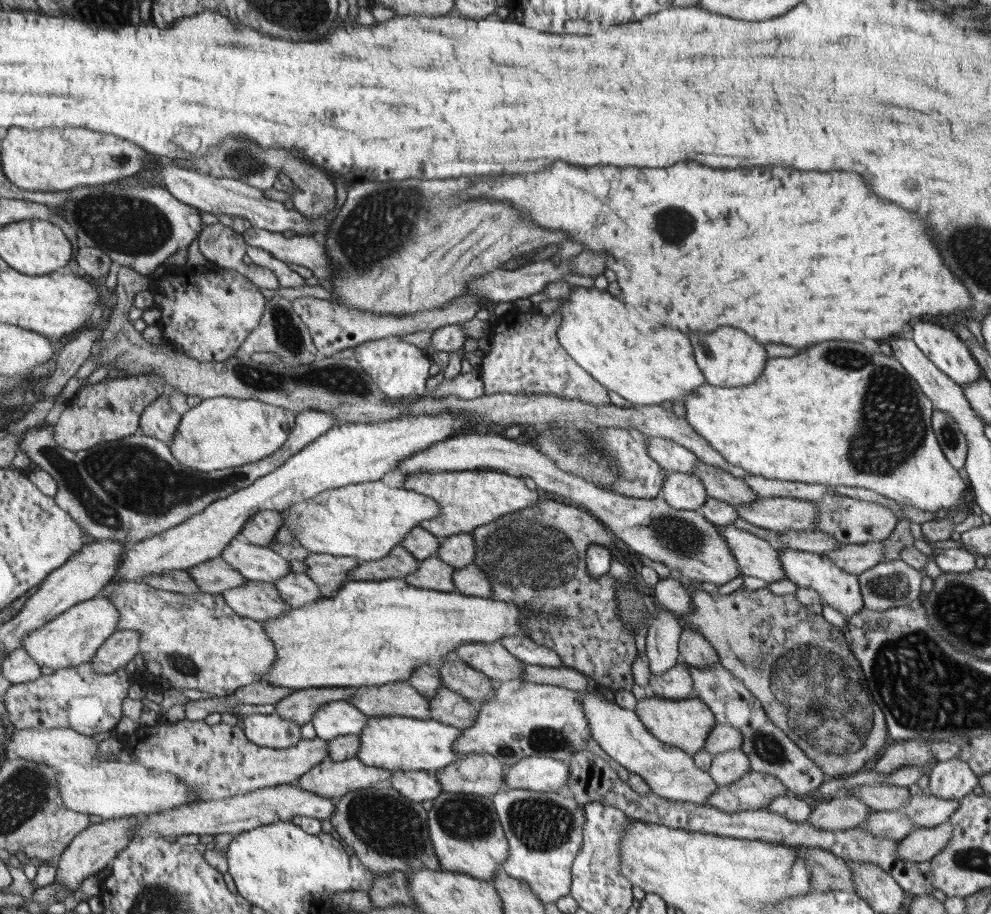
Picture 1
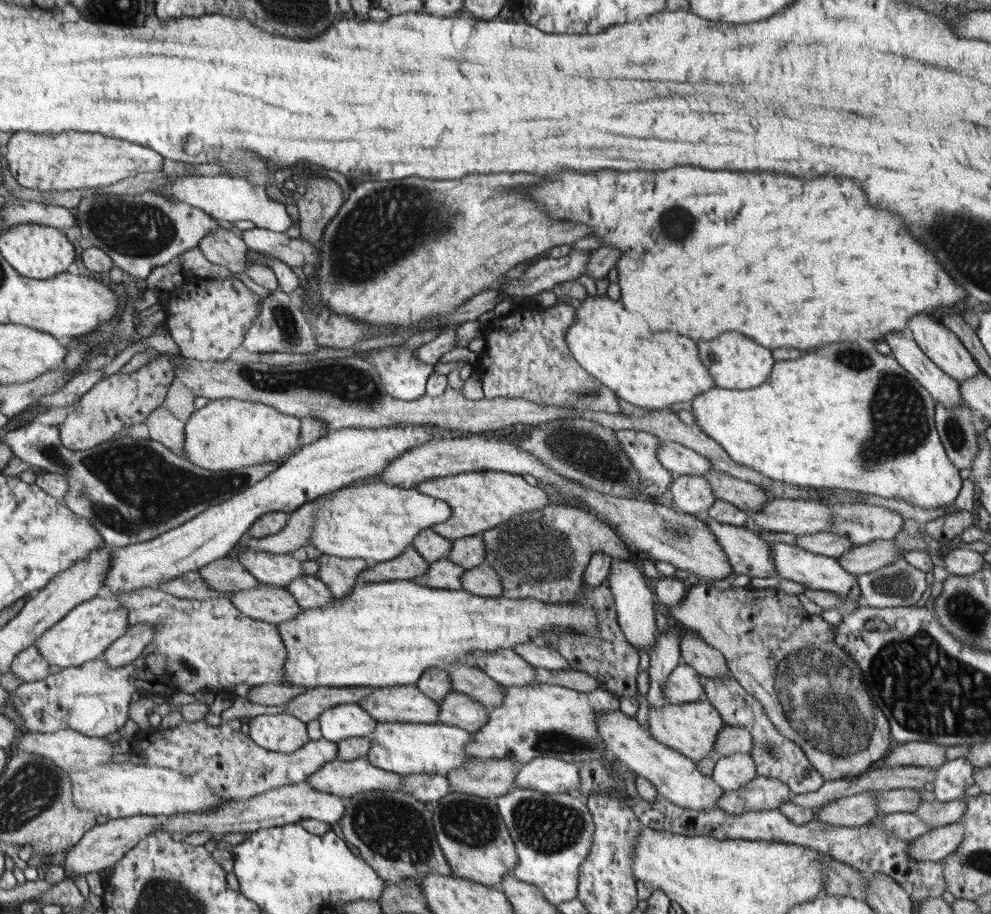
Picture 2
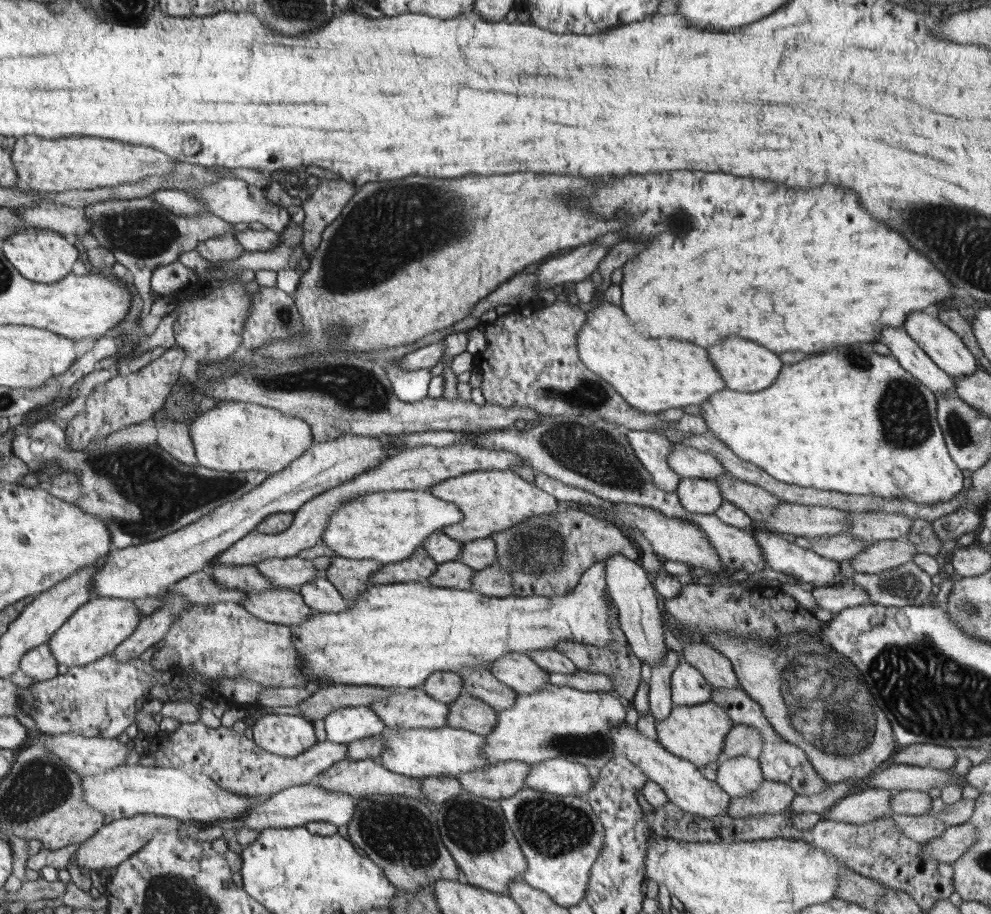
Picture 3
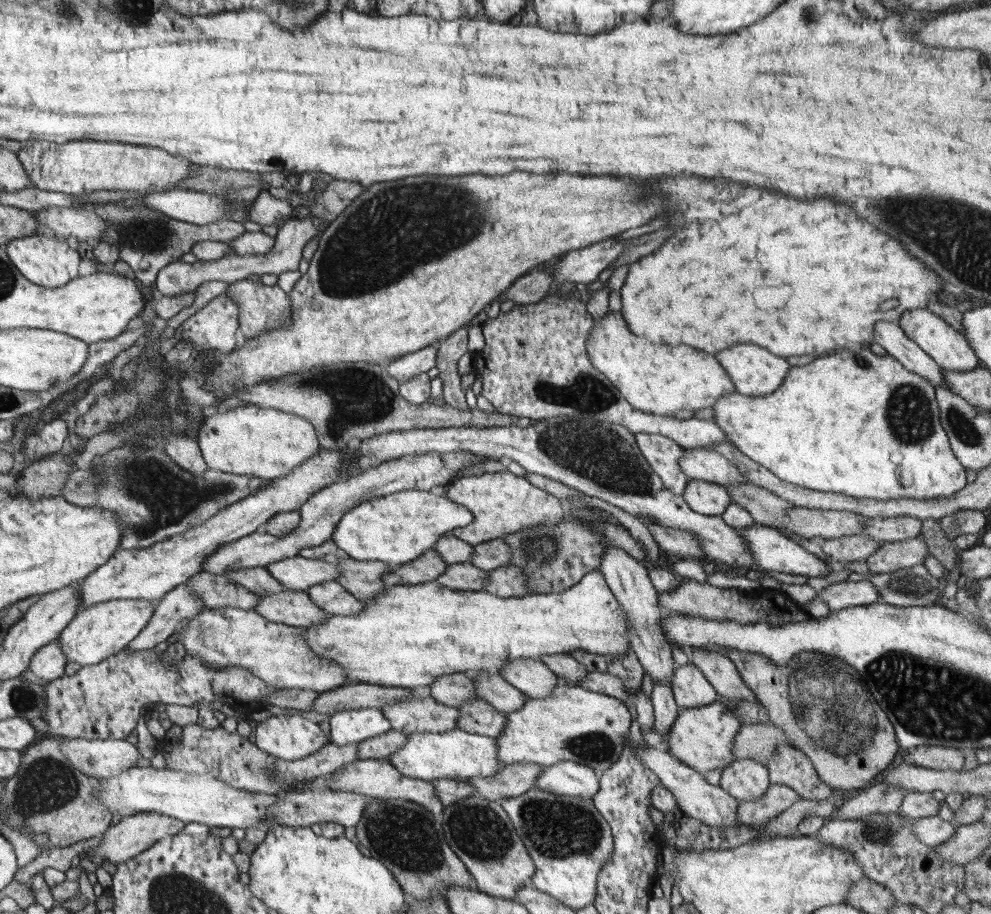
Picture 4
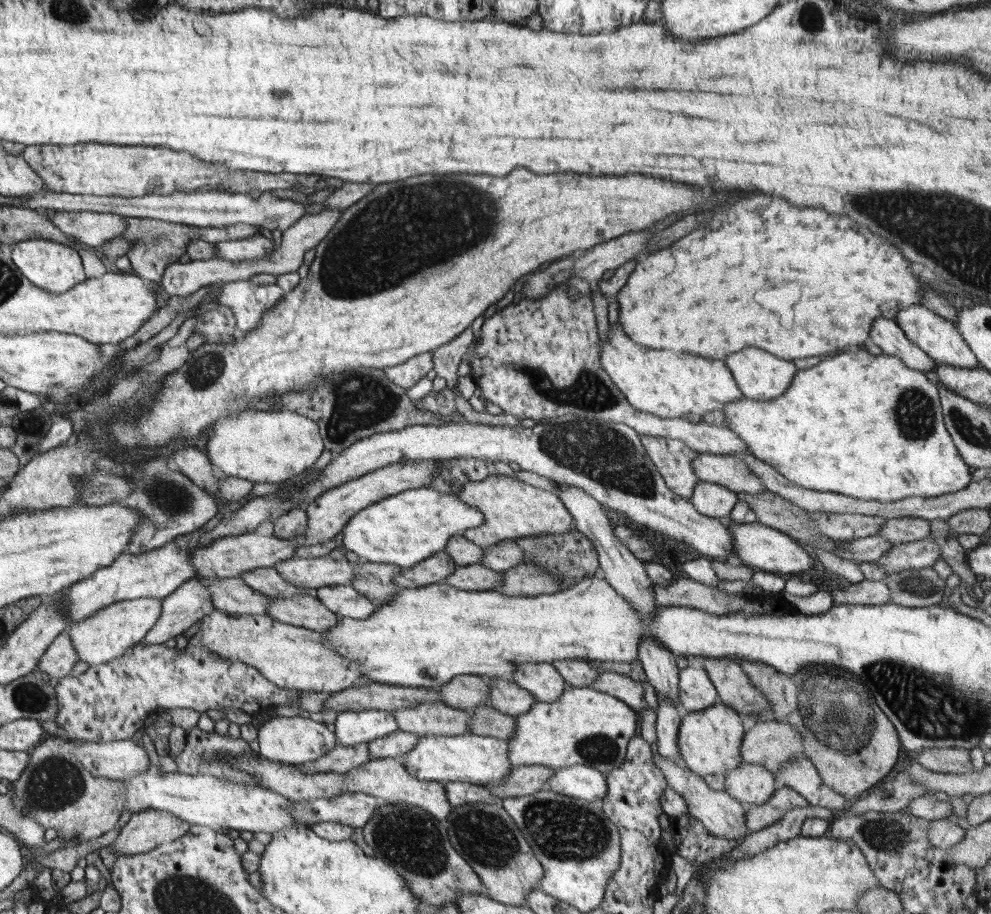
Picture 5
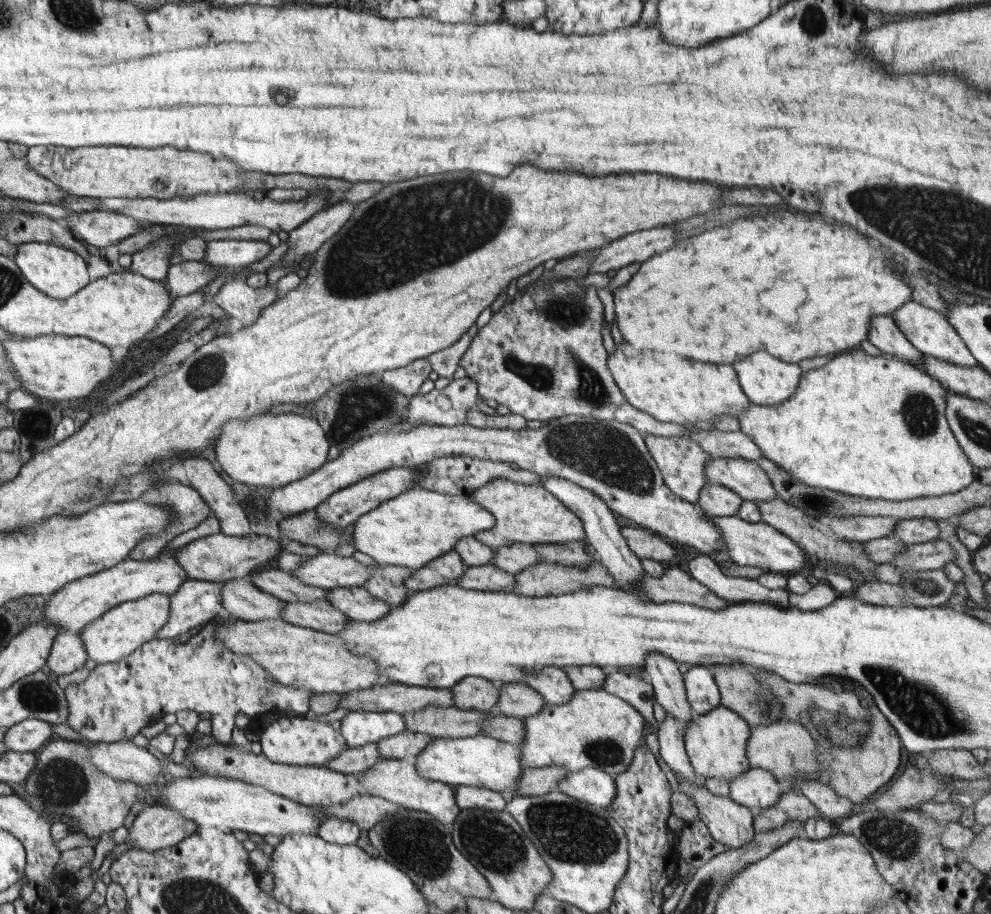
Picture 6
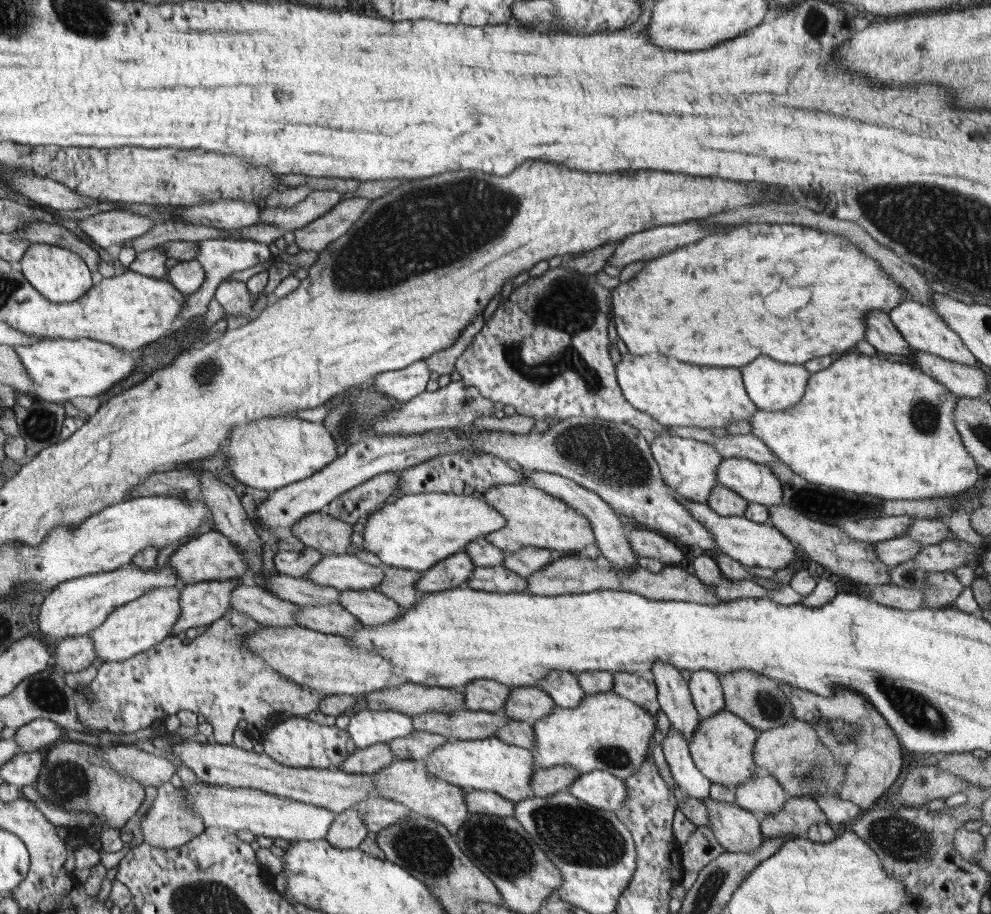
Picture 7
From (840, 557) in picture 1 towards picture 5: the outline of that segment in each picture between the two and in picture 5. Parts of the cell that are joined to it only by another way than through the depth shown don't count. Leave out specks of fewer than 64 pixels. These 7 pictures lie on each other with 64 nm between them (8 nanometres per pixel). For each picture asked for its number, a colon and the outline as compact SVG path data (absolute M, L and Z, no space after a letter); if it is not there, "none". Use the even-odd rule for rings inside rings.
2: M877 540L865 546L853 546L847 554L835 558L841 568L853 576L861 576L873 570L879 570L883 566L891 566L893 562L901 560L905 552L899 552L899 548L891 540Z
3: M883 540L869 544L861 554L851 558L851 566L861 574L879 574L883 570L891 570L903 566L915 558L915 548L909 540Z
4: M913 538L905 542L885 542L877 550L877 554L865 558L865 562L873 574L885 574L897 572L901 568L911 568L917 564L921 566L927 556L927 544L921 538Z
5: M917 540L911 544L893 544L893 548L875 564L883 566L887 574L901 574L903 570L929 568L941 560L943 552L933 540Z

